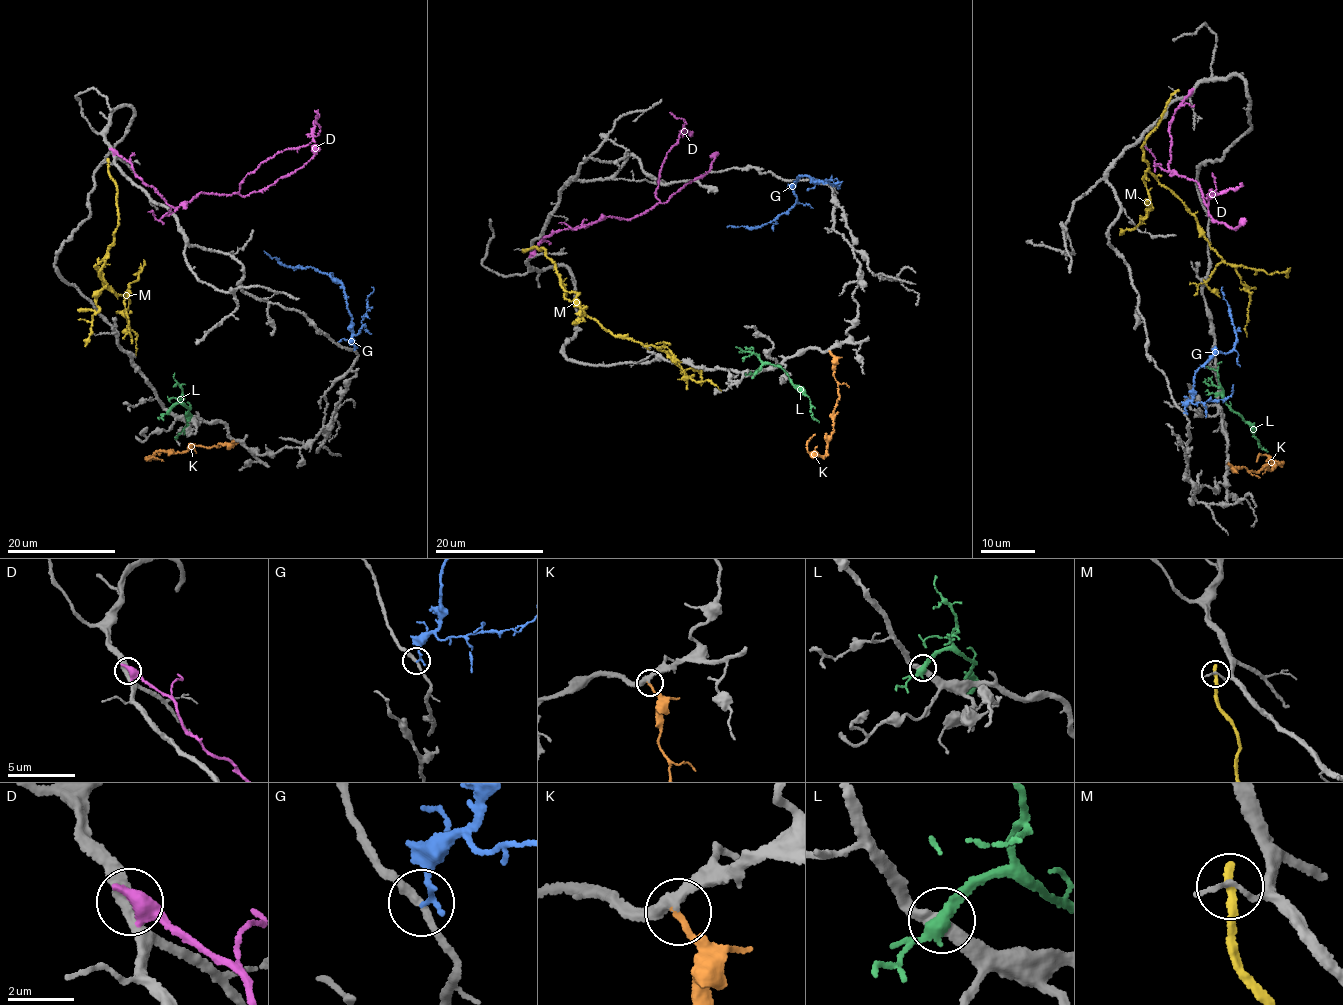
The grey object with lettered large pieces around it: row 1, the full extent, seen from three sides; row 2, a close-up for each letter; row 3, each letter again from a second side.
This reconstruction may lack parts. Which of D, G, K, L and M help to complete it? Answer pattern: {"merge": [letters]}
{"merge": ["K"]}

